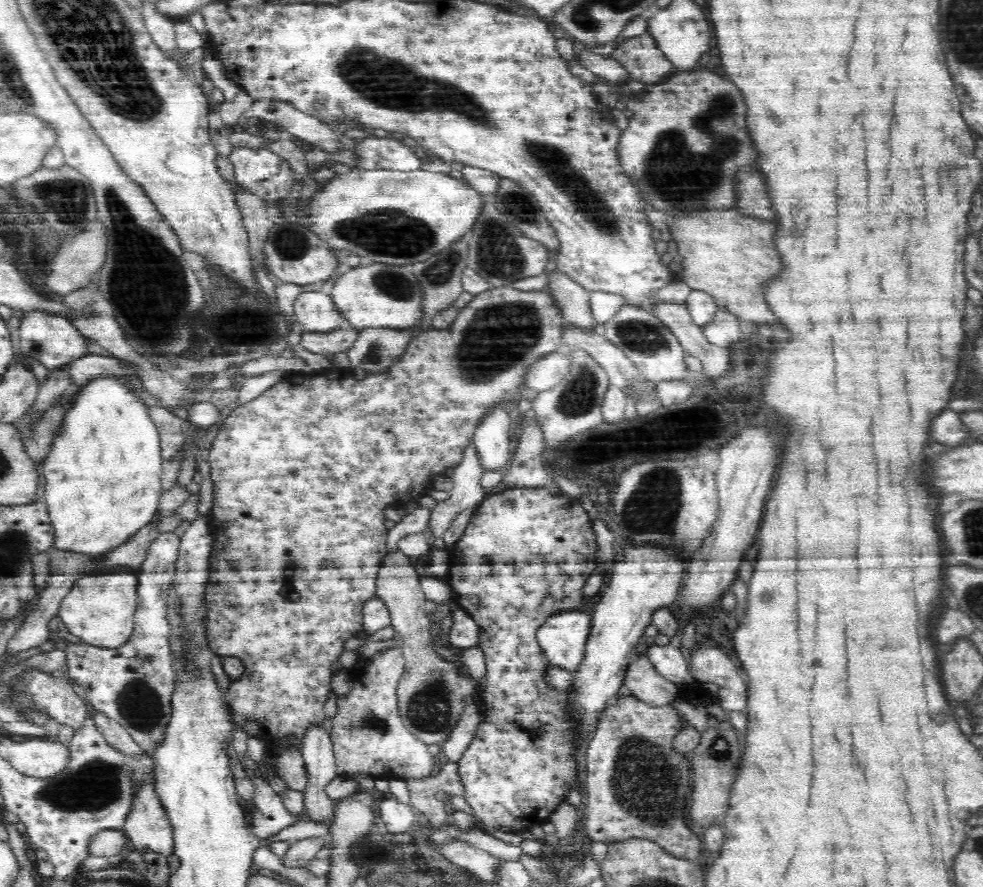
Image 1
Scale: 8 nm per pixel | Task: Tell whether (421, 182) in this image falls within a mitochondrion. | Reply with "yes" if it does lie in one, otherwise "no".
no

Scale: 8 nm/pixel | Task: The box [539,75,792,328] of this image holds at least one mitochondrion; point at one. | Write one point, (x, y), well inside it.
(681, 176)

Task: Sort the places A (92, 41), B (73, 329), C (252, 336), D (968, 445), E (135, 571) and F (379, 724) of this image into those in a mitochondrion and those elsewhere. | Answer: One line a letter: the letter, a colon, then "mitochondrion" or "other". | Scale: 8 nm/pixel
A: mitochondrion
B: other
C: other
D: other
E: other
F: mitochondrion

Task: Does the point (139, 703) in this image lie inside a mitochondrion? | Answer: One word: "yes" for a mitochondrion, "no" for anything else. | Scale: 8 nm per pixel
yes

